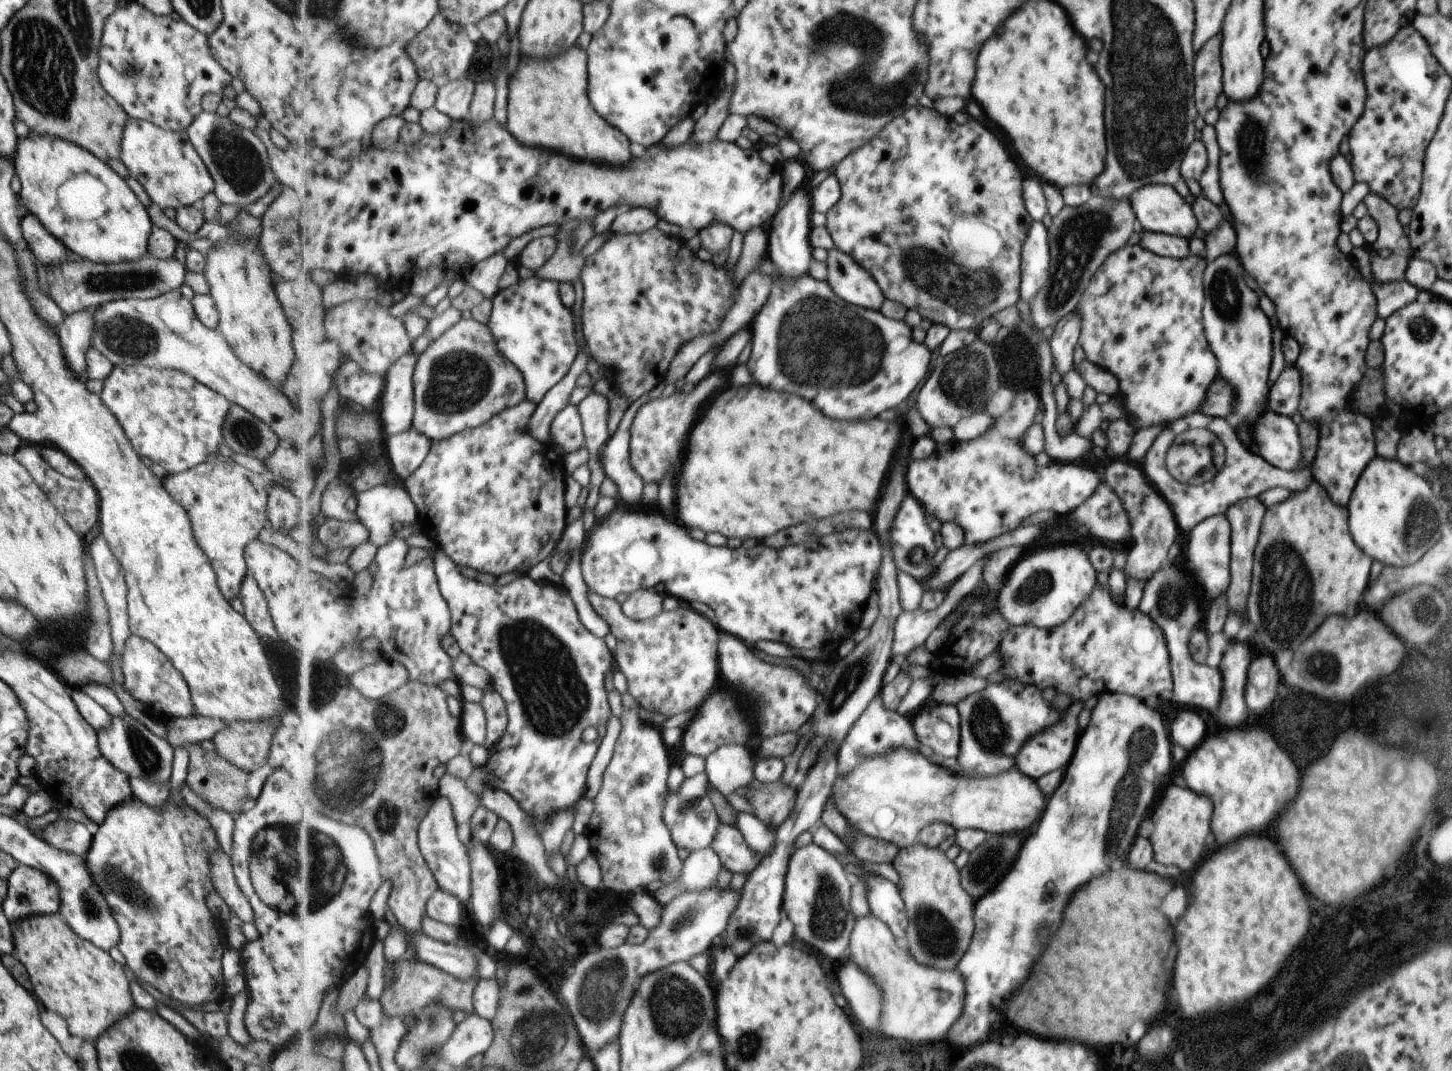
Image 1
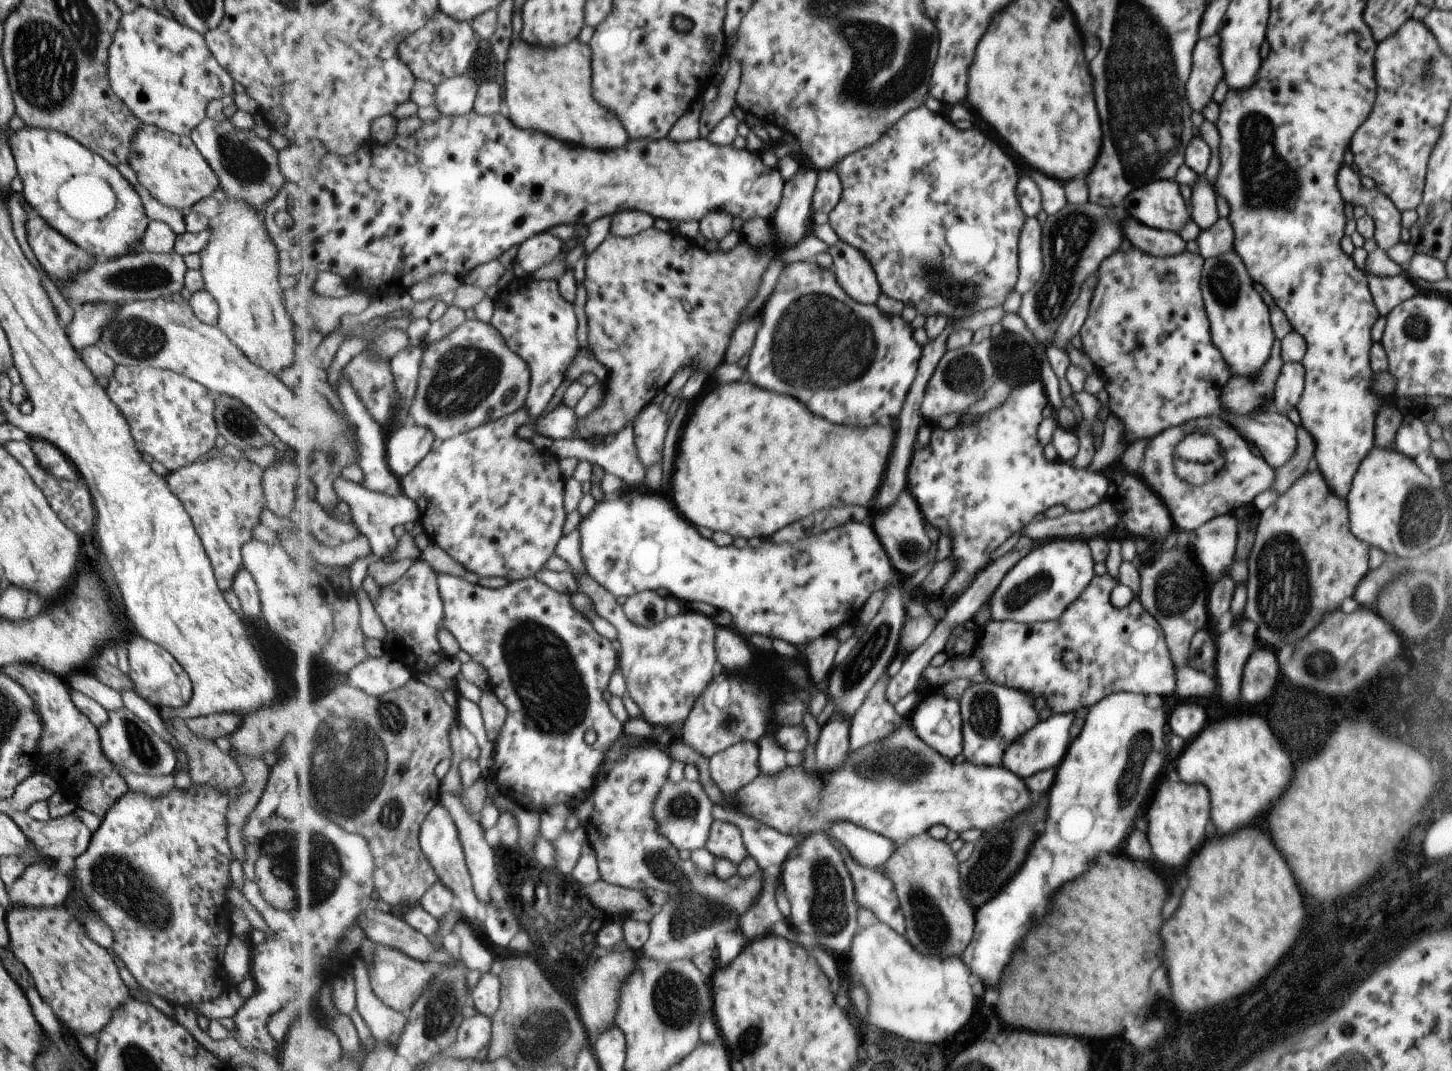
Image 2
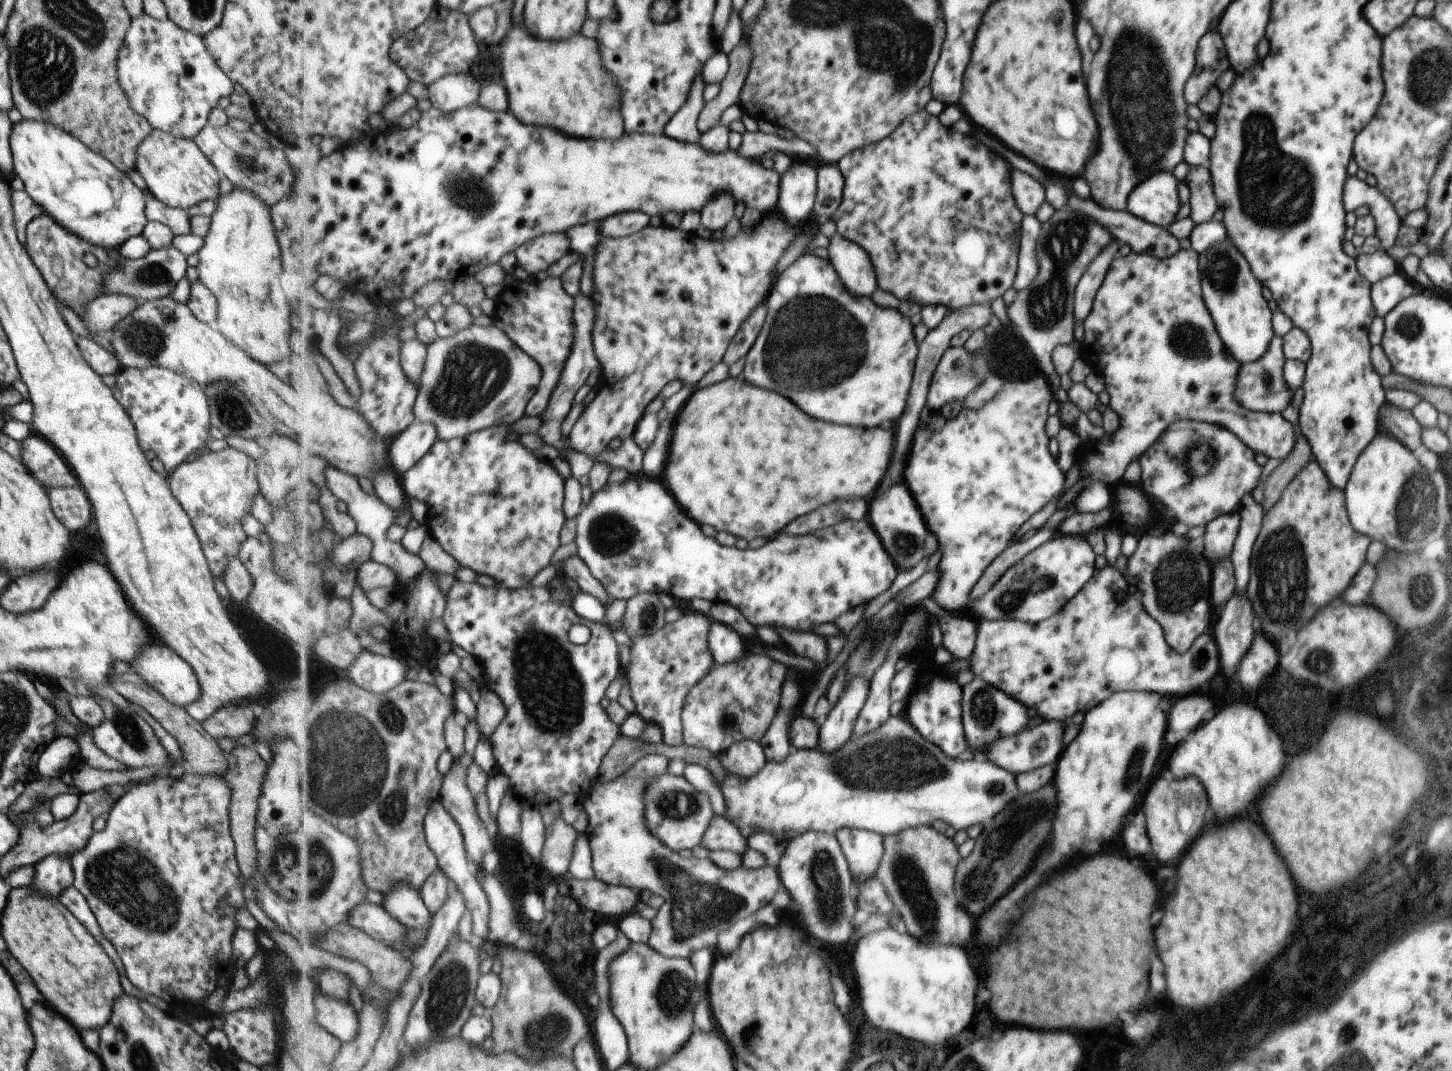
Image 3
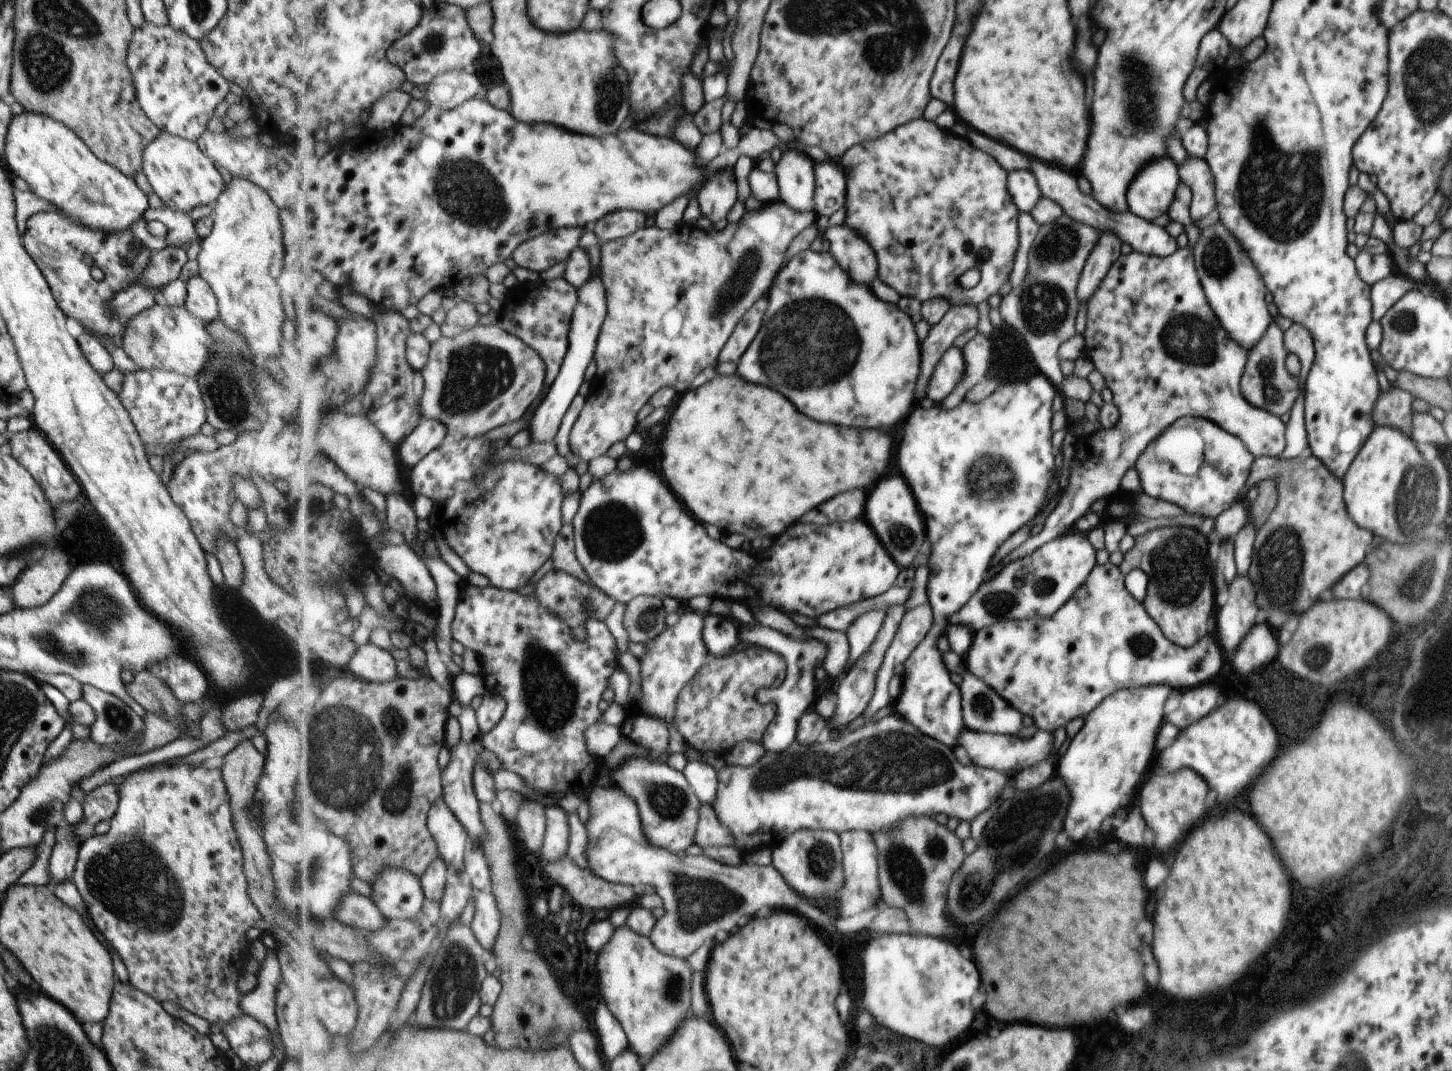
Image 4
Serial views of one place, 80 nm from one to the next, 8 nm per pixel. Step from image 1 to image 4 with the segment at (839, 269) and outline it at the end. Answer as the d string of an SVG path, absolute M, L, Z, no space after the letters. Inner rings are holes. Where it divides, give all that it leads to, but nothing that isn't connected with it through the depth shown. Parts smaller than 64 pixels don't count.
M843 224L829 227L825 236L830 241L829 250L855 282L871 286L879 276L880 264L877 253L869 241L853 227Z

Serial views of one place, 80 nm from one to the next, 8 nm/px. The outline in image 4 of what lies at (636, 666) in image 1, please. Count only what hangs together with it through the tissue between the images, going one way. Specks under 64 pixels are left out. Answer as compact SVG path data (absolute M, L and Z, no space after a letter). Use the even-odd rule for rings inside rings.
M564 523L562 531L554 544L554 551L552 552L553 566L595 585L576 555L575 537L574 526ZM692 610L682 614L675 626L668 626L657 639L653 639L647 644L647 652L639 660L642 697L634 705L634 711L645 712L645 714L661 717L667 721L670 728L670 753L682 753L687 749L685 737L676 724L676 706L683 688L711 658L710 650L707 648L703 636L704 626L704 612Z

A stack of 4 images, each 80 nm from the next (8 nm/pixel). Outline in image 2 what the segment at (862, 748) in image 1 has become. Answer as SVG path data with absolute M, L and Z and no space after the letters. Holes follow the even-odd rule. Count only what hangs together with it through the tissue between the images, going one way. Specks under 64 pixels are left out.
M885 672L867 693L866 701L855 716L852 716L850 752L866 744L887 739L907 721L908 716L897 714L895 706L887 698L889 683L889 673Z

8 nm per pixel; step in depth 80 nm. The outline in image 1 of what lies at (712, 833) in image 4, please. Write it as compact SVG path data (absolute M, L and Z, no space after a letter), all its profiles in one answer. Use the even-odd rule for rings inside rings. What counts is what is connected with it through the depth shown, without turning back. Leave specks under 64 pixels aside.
M721 824L711 848L731 873L748 872L749 876L763 860L747 844L743 833L735 825Z

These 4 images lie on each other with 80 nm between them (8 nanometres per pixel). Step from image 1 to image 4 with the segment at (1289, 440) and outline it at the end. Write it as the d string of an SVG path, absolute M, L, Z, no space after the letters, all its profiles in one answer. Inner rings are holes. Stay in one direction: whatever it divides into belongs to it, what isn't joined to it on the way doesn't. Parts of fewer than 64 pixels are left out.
M1189 247L1178 248L1166 257L1133 250L1127 255L1120 254L1086 300L1086 304L1082 355L1092 362L1094 369L1104 378L1105 386L1111 391L1111 402L1118 410L1117 422L1110 429L1101 428L1093 435L1076 438L1073 442L1074 454L1068 464L1067 484L1060 489L1058 504L1045 517L1041 531L1034 537L1027 537L997 567L987 569L983 581L1009 561L1033 552L1033 549L1039 548L1048 540L1070 530L1072 523L1085 515L1096 501L1110 501L1115 491L1121 487L1123 475L1134 467L1138 456L1162 434L1164 427L1179 418L1192 416L1215 423L1225 432L1239 437L1253 457L1279 456L1284 449L1285 425L1279 417L1251 406L1241 396L1240 380L1249 352L1229 338L1220 325L1198 279L1194 255Z

